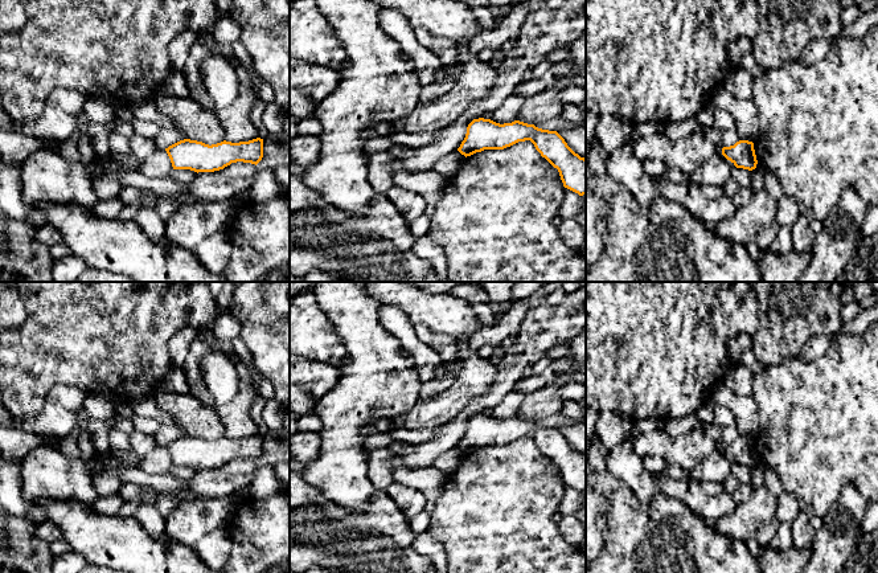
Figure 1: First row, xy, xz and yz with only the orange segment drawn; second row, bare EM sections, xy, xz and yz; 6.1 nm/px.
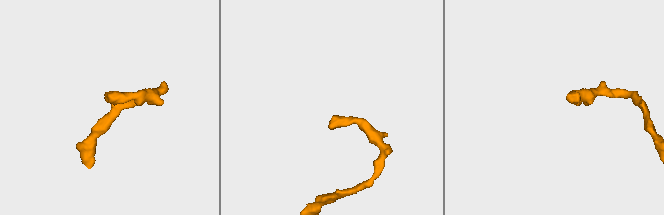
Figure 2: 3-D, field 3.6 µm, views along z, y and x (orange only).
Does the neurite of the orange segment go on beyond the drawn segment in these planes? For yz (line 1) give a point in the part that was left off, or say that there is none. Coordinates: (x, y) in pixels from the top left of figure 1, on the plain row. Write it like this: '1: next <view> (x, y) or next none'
1: next none

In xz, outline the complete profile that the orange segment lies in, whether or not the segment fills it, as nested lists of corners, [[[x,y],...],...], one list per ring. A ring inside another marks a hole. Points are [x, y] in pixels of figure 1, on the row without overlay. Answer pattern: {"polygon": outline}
{"polygon": [[[473,416],[458,447],[467,453],[484,446],[504,446],[518,438],[530,437],[536,446],[558,466],[563,483],[586,491],[586,455],[575,450],[557,427],[549,427],[520,417],[496,419]]]}

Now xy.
{"polygon": [[[184,435],[165,445],[173,466],[190,466],[194,468],[214,468],[231,459],[243,458],[258,461],[263,454],[263,435],[249,438],[221,438],[205,441],[202,438]]]}

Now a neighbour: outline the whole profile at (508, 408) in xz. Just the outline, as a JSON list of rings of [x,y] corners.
[[[517,390],[509,392],[501,402],[491,410],[491,417],[504,421],[518,417],[518,409],[525,398],[525,394]]]

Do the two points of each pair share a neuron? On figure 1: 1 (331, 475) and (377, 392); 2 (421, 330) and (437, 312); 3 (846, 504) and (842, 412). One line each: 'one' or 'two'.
1: one
2: two
3: two

